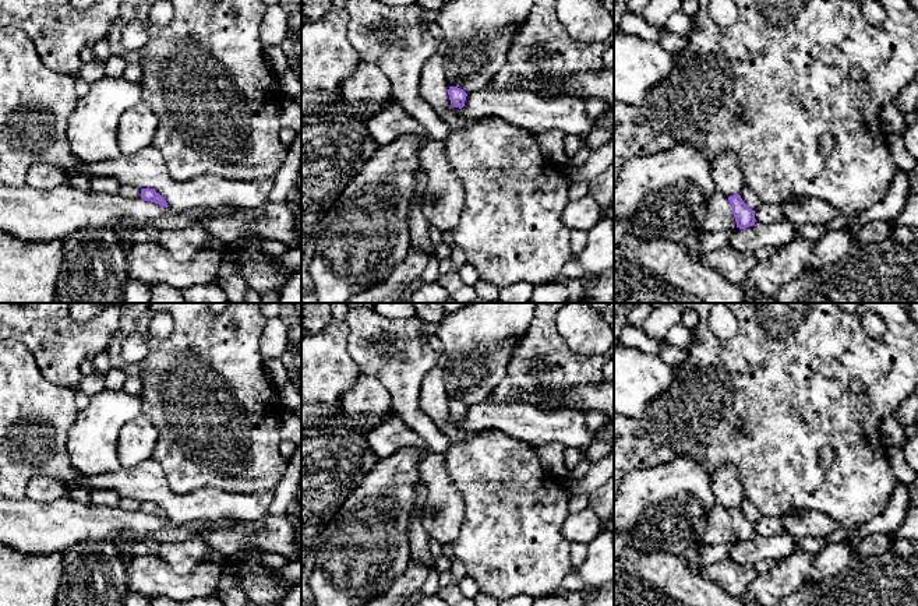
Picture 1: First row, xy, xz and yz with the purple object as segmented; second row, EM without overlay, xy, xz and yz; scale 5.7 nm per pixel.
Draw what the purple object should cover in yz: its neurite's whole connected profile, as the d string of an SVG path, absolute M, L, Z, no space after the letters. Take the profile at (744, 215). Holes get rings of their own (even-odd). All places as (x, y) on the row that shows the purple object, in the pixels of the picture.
M734 194L728 197L730 204L732 205L732 214L735 216L737 228L746 229L753 226L755 211L752 211L741 198L739 194Z

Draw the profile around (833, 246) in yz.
M845 229L827 232L815 243L806 269L816 269L837 263L857 244L859 244L859 242L852 232Z

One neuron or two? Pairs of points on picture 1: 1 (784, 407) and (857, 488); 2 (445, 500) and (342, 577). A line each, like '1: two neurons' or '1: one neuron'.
1: one neuron
2: two neurons

